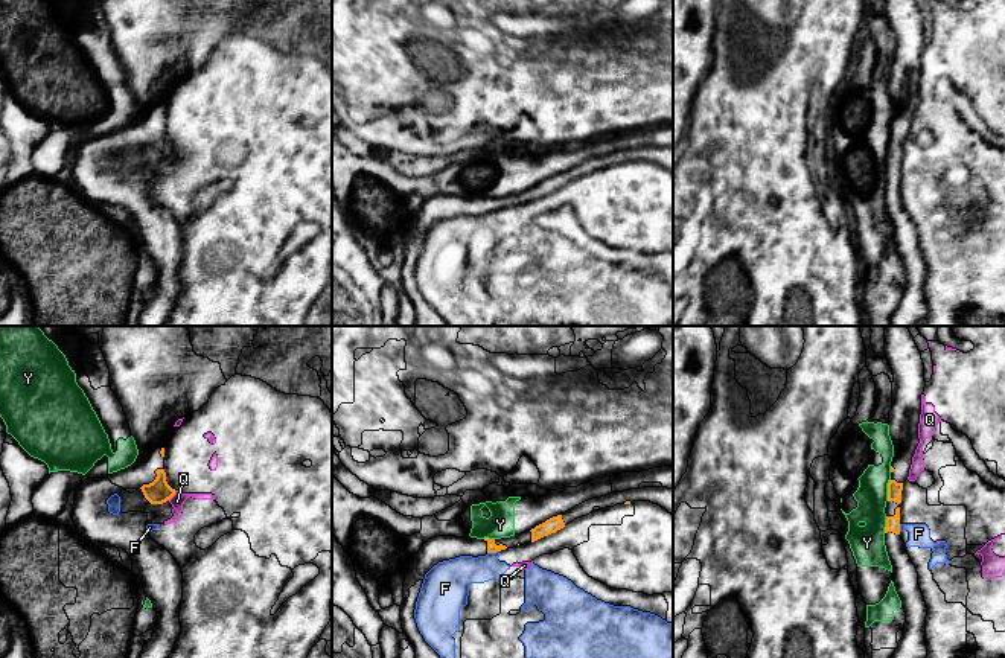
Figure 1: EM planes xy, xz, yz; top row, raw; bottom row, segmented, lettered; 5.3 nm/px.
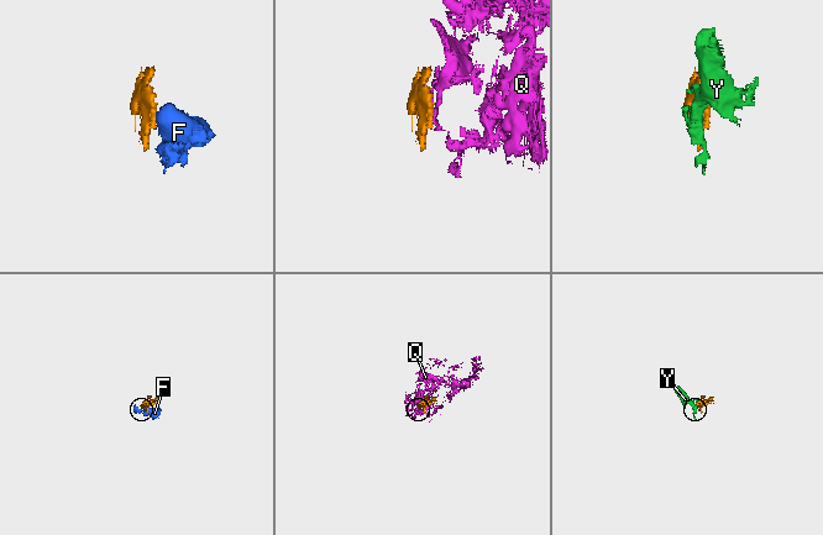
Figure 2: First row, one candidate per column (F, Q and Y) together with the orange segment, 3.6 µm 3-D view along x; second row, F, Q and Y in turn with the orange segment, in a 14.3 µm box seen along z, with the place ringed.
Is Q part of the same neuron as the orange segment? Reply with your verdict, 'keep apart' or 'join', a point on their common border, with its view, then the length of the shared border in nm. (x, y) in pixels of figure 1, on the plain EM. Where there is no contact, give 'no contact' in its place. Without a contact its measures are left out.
keep apart | xy (171, 156) | 80 nm

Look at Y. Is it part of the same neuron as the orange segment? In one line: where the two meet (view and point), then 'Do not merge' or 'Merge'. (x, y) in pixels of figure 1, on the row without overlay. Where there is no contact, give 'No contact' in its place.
Touches orange at yz (888, 148). Do not merge

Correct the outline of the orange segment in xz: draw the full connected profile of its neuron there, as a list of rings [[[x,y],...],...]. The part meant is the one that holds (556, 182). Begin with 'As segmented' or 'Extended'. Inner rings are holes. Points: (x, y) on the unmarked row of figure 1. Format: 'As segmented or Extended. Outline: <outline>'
Extended. Outline: [[[638,146],[623,151],[612,151],[600,157],[588,158],[574,168],[553,175],[534,187],[501,198],[477,198],[477,196],[455,196],[437,195],[428,198],[423,206],[414,213],[405,228],[404,260],[400,264],[402,288],[416,309],[416,326],[448,326],[446,320],[425,300],[420,292],[414,268],[416,260],[425,238],[425,233],[439,221],[455,218],[460,215],[486,215],[506,207],[513,207],[518,203],[530,203],[544,195],[556,192],[566,183],[577,177],[592,172],[595,166],[606,168],[617,163],[630,163],[633,160],[650,160],[661,164],[673,174],[673,148],[667,146]]]

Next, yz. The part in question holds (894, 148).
Extended. Outline: [[[885,0],[885,14],[894,34],[892,69],[888,81],[894,116],[885,166],[885,204],[892,224],[892,241],[906,271],[903,295],[891,315],[891,326],[917,326],[927,315],[927,267],[918,244],[917,227],[900,195],[900,161],[903,142],[909,136],[912,116],[920,102],[921,53],[926,46],[924,23],[915,0]]]

